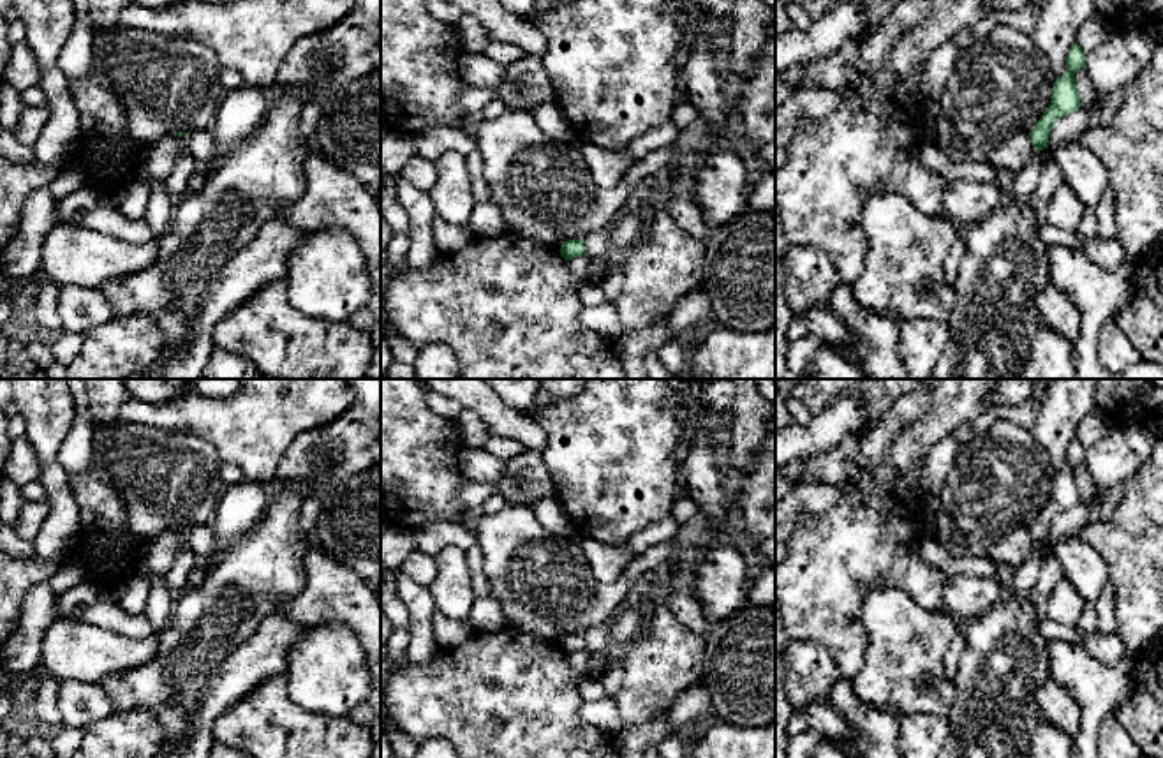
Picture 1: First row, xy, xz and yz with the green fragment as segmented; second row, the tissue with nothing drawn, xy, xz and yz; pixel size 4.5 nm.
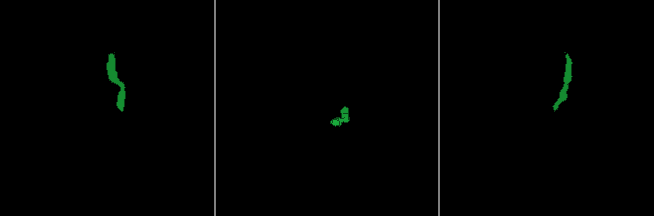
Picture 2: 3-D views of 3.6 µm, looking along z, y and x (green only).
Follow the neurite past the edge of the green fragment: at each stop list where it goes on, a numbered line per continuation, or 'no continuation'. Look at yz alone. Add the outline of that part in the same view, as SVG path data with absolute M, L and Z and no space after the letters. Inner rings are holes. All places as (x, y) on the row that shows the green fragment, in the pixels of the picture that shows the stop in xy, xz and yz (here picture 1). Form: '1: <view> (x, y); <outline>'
no continuation

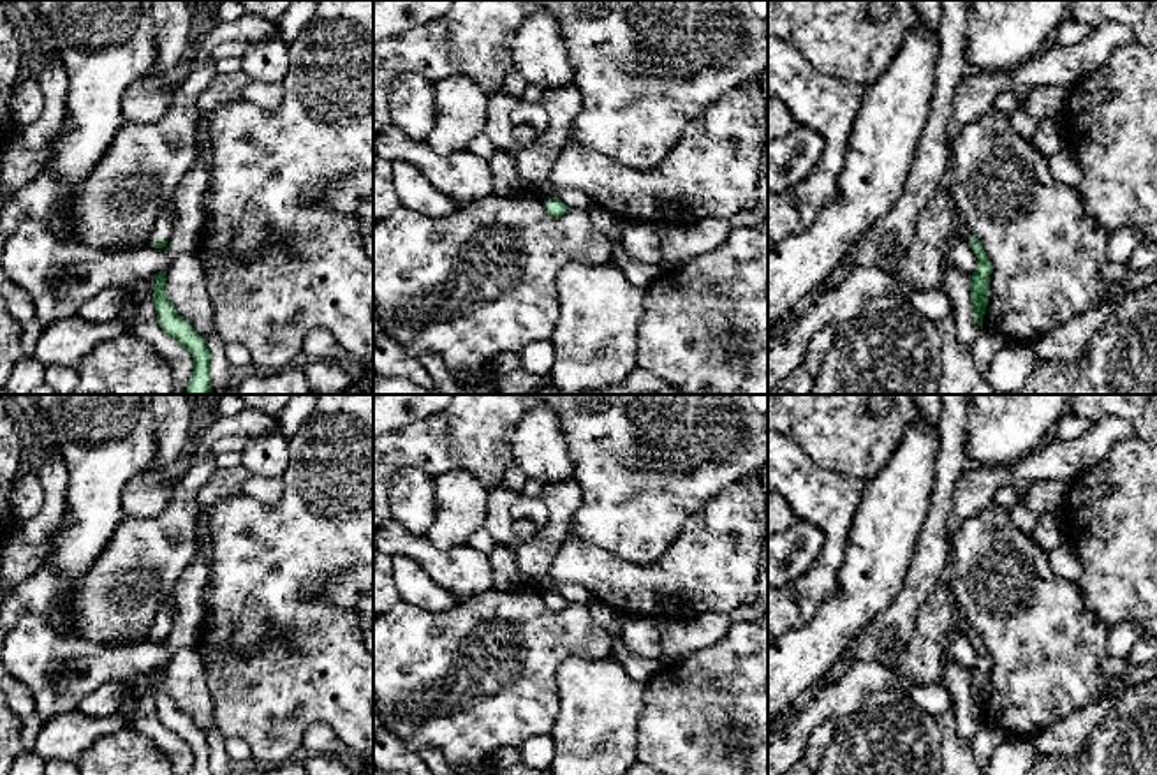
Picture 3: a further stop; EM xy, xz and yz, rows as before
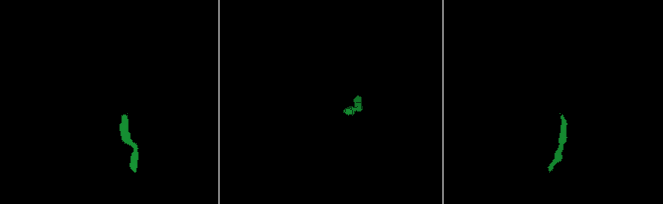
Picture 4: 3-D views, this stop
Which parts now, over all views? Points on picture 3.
1: xy (162, 229); M167 208L164 211L164 215L157 220L151 234L150 234L150 241L160 241L160 240L169 240L171 238L171 232L173 232L173 227L174 227L174 210L173 208Z

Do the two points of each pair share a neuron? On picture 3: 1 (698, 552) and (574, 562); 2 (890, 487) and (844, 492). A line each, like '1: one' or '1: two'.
1: one
2: two

